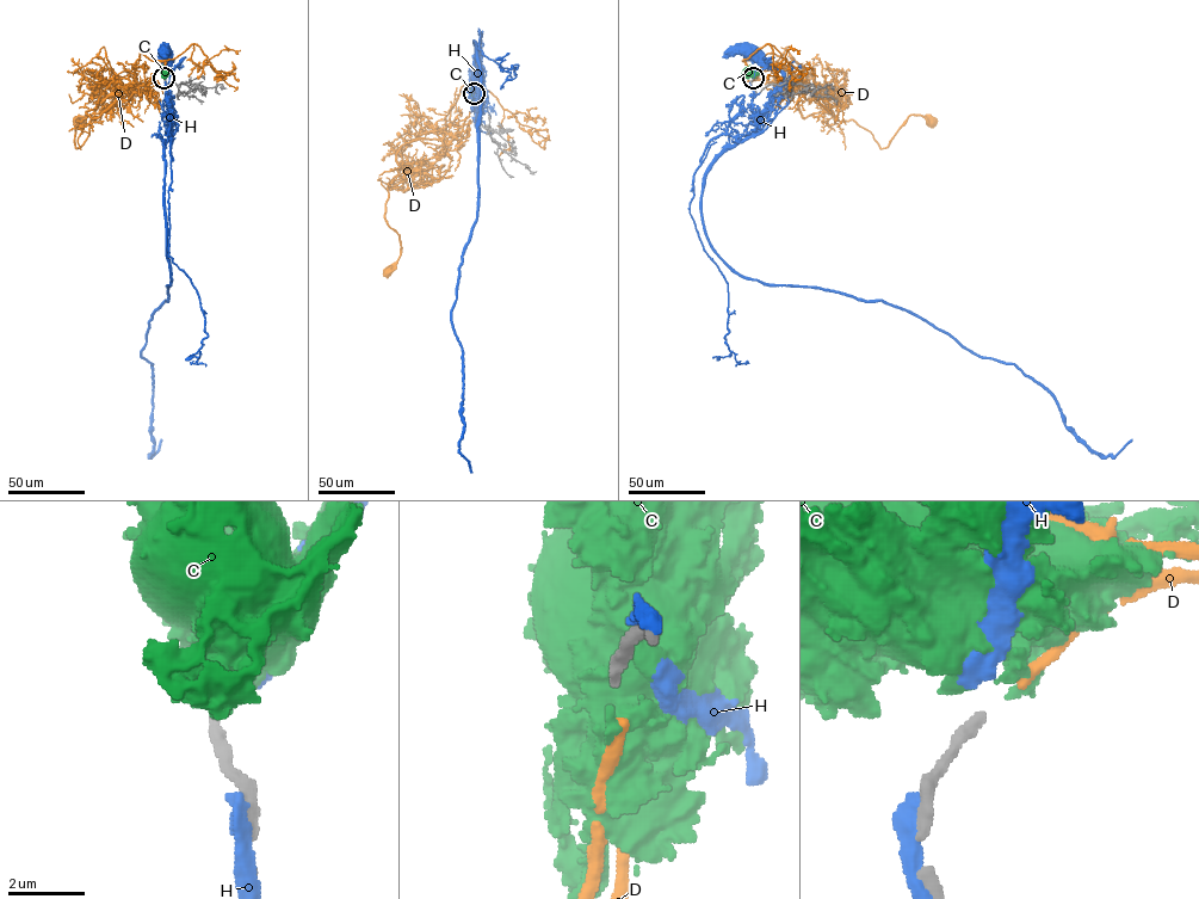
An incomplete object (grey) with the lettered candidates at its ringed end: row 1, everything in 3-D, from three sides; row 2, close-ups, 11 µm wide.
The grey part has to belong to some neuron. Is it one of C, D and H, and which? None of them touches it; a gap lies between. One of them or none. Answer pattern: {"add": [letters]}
{"add": ["D"]}

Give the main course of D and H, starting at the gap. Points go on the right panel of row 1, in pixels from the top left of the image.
D: (754, 78), (762, 72), (745, 60), (780, 56), (834, 116), (854, 121), (881, 148), (910, 115), (932, 121)
H: (753, 78), (754, 72), (764, 66), (746, 51)

